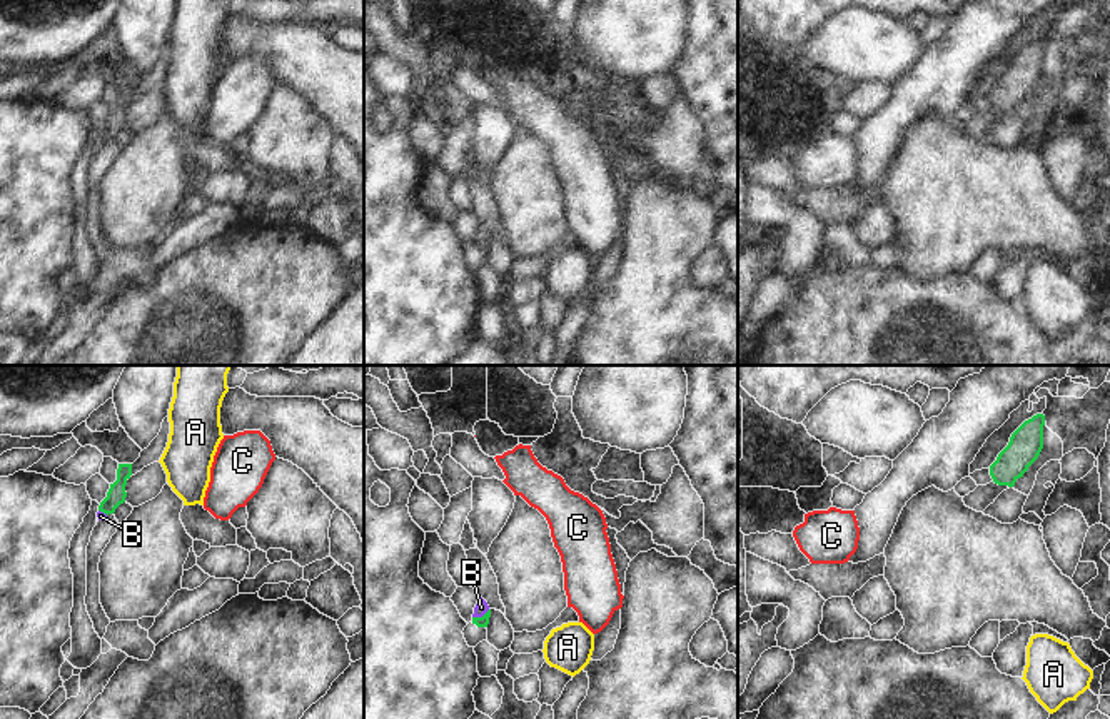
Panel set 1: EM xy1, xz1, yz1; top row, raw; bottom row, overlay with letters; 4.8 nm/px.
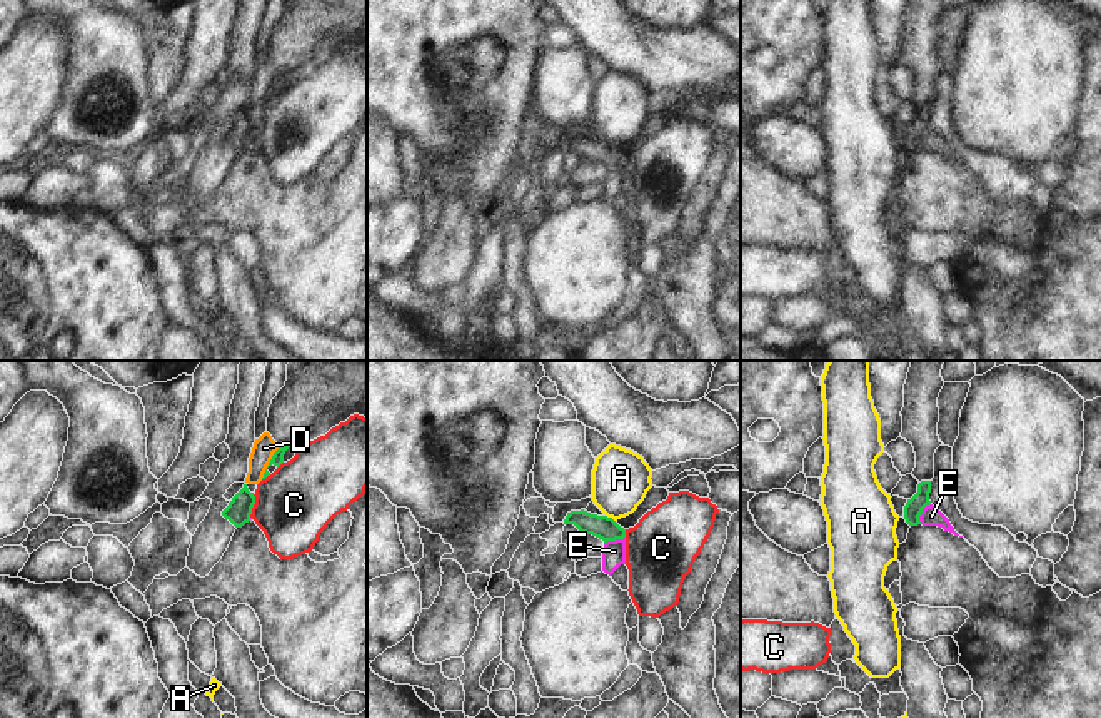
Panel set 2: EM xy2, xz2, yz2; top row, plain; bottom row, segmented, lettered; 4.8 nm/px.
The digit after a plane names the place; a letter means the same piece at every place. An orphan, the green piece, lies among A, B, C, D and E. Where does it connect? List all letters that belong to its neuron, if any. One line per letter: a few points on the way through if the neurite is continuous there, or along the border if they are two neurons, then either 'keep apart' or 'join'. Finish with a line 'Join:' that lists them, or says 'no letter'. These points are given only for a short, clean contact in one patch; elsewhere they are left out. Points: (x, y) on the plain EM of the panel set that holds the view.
A: along xz2 (606, 141), (614, 147) | keep apart
B: across xz1 (483, 247), (483, 242), (481, 234) | join
C: keep apart
D: along xy2 (279, 74), (261, 104) | keep apart
E: along yz2 (930, 129), (923, 136), (920, 149) | keep apart
Join: B

